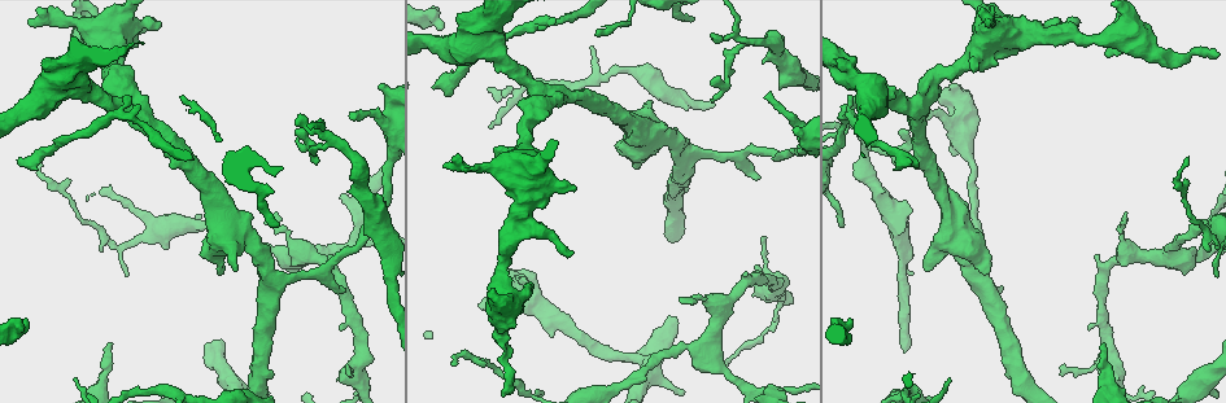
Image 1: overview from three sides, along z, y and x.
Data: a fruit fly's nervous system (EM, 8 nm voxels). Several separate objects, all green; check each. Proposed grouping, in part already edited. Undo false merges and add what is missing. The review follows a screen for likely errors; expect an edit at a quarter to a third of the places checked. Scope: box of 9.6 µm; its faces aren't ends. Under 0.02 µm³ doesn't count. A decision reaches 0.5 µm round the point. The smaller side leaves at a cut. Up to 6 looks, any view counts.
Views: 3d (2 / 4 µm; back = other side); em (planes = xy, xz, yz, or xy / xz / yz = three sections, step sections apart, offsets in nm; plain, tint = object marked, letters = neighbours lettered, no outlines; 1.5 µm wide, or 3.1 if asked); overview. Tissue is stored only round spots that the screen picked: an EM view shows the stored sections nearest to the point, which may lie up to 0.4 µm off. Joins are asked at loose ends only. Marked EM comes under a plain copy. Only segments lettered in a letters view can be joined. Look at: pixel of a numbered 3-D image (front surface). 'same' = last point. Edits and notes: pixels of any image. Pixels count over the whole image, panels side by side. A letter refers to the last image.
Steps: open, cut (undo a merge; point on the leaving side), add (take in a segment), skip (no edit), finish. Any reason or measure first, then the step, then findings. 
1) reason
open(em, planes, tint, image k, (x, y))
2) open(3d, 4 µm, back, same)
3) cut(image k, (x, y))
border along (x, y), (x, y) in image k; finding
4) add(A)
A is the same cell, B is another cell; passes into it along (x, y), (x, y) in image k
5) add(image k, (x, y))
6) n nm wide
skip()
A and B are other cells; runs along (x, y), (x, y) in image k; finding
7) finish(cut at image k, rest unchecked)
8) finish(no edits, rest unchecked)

an open end
open(3d, 4 µm, image 1, (542, 30))

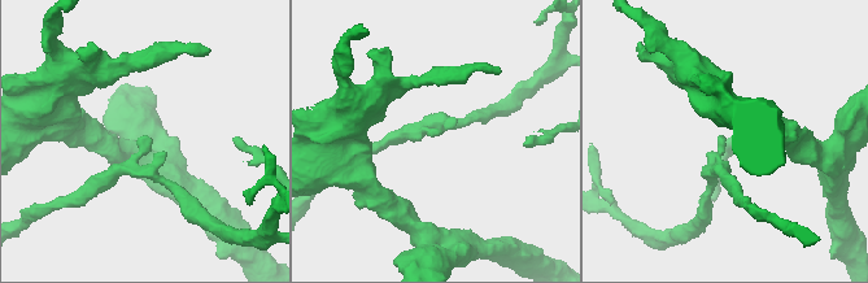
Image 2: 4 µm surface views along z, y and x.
open(em, yz, step 4, letters, image 2, (435, 134))

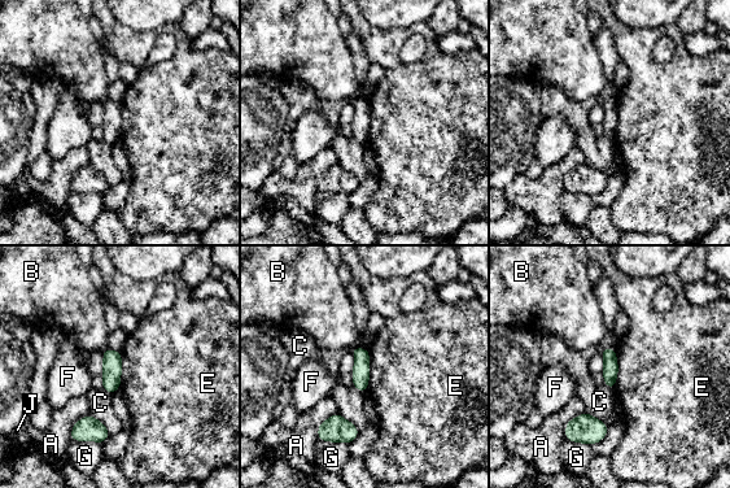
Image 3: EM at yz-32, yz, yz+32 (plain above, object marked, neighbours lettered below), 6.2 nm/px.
skip()
A, B, C, E, F, G and J are other cells; border along (368, 349), (368, 388), (366, 391) in image 3; no lettered segment goes on from it

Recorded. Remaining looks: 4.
thin end
open(em, xz, step 8, letters, image 1, (679, 299))

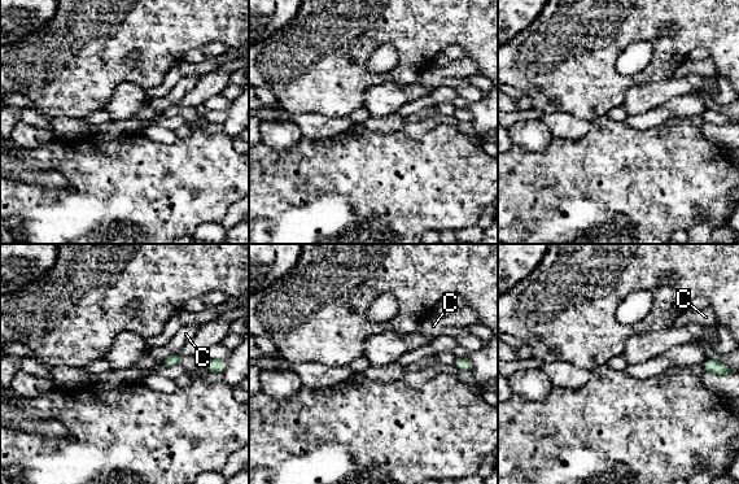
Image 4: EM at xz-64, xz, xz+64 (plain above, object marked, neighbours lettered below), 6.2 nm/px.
open(em, planes, letters, same)

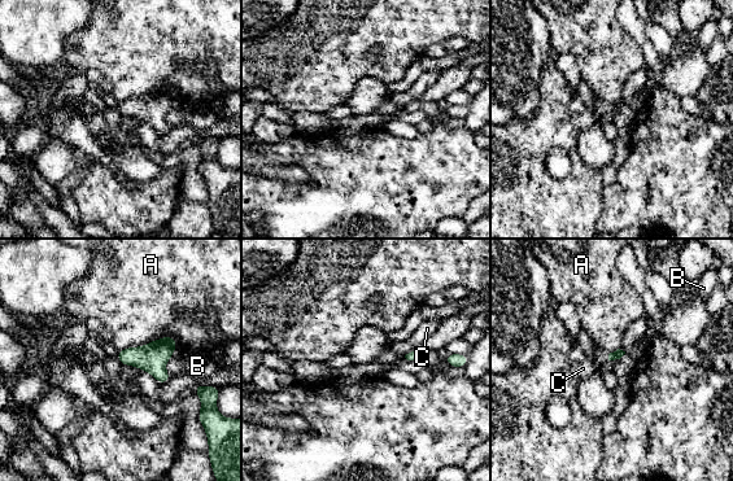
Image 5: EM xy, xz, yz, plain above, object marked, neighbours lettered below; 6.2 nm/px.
A touches over 380 nm
skip()
A, B and C are other cells; none of them fits

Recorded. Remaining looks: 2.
finish(no edits, rest unchecked)

